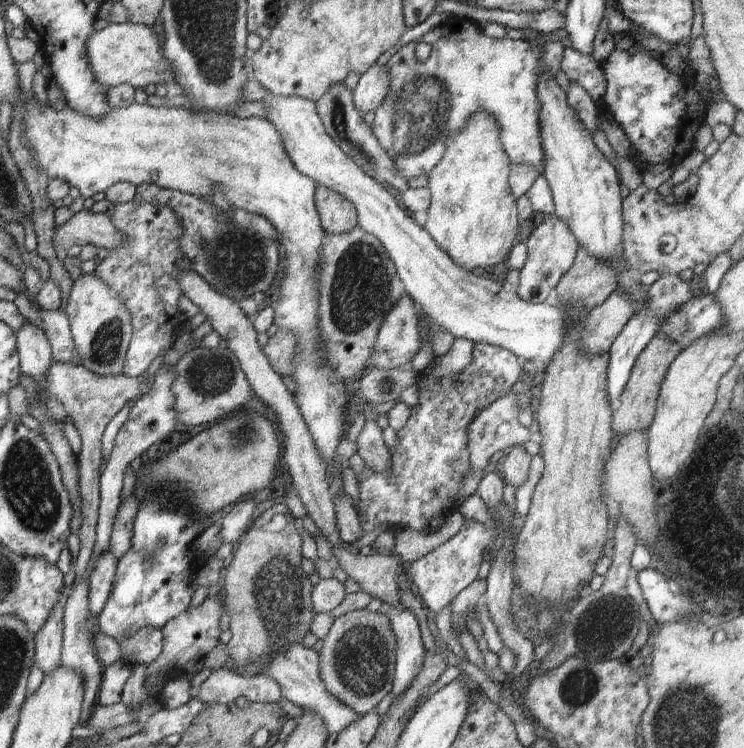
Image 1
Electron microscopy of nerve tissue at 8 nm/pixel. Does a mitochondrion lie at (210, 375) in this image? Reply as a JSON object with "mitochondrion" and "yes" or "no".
{"mitochondrion":"yes"}

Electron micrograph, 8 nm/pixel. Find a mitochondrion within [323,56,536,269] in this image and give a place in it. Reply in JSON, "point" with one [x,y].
{"point":[338,116]}

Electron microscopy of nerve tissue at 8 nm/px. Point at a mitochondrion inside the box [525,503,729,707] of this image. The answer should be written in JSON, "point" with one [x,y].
{"point":[602,626]}

